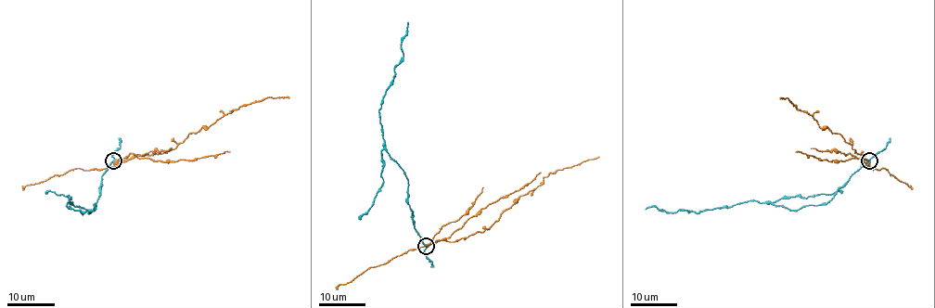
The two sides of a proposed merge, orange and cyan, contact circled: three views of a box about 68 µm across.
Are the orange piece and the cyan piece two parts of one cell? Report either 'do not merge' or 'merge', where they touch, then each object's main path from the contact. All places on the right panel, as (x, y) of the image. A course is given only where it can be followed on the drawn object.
do not merge | (869, 160) | orange via (869, 160), (864, 159), (864, 154), (855, 151), (840, 134), (822, 128), (811, 115), (787, 97), (779, 99) | cyan via (869, 160), (826, 203), (795, 210), (749, 200), (697, 212), (666, 212), (656, 207), (645, 209)

